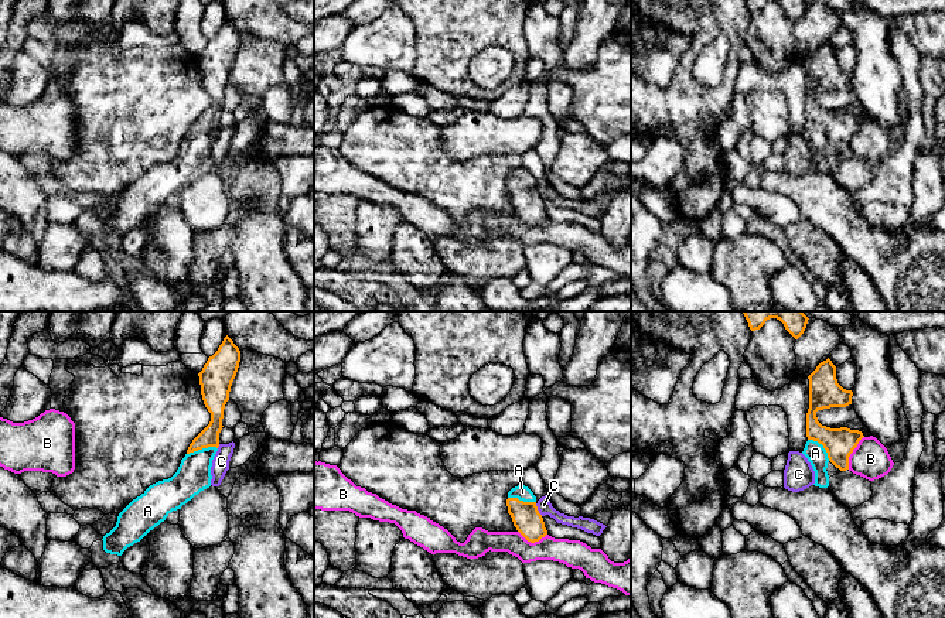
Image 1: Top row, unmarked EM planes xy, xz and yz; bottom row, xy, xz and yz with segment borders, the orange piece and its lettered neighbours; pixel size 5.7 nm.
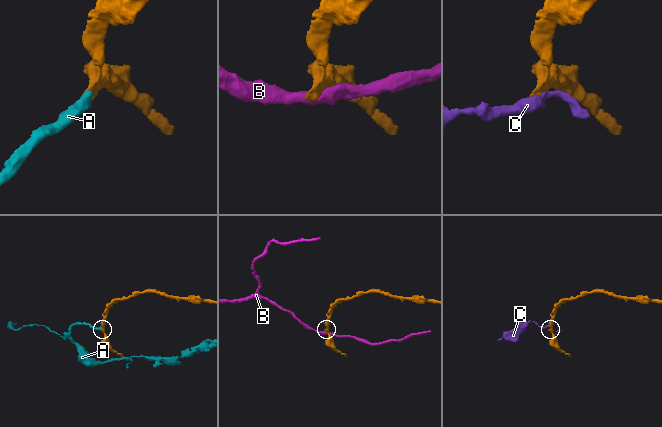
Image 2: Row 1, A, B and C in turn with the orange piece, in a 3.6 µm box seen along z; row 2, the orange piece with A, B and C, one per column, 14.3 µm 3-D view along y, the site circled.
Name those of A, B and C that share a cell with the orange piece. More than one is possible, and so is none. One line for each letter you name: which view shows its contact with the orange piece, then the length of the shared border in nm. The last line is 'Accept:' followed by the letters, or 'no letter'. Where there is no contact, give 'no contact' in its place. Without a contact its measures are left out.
A: meets orange in xy; contact 180 nm long
Accept: A

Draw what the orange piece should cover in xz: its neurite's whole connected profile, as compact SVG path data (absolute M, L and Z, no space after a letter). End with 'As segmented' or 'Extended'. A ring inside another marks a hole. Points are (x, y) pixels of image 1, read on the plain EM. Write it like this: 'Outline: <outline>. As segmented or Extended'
Outline: M518 168L508 175L508 197L516 214L531 226L547 218L542 198L536 190L536 180L525 170Z. Extended

